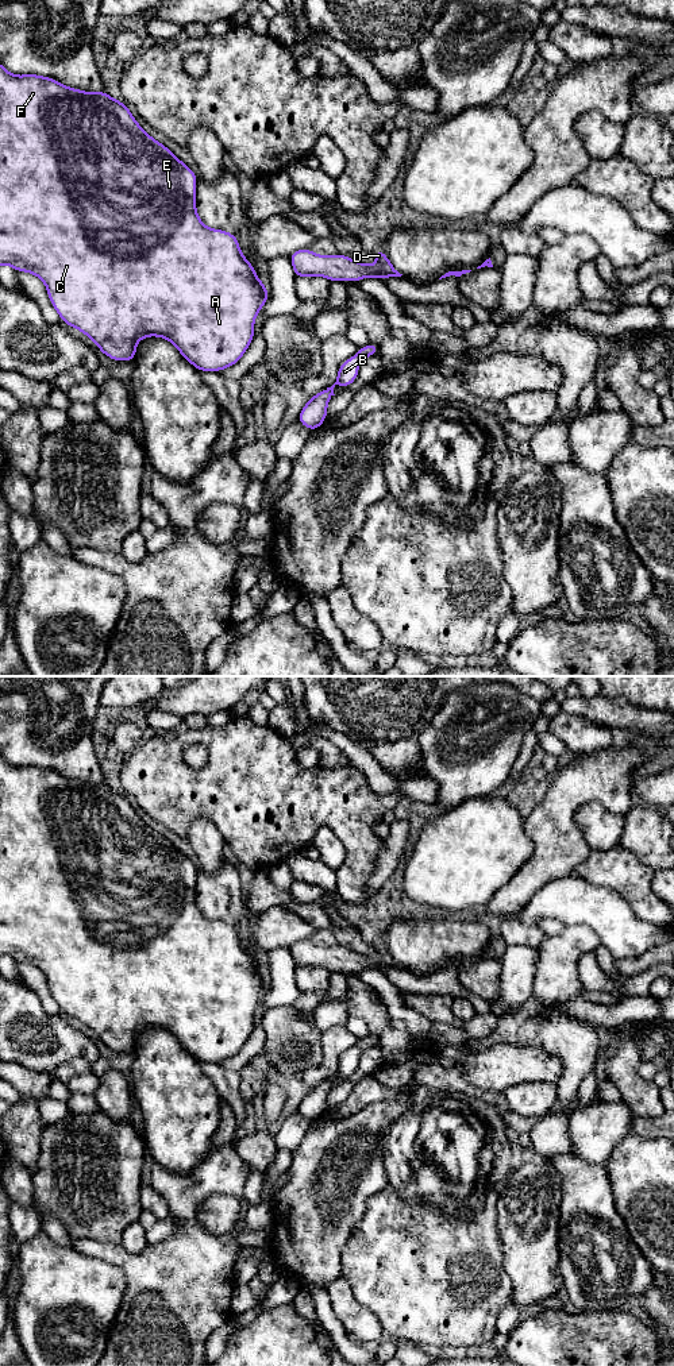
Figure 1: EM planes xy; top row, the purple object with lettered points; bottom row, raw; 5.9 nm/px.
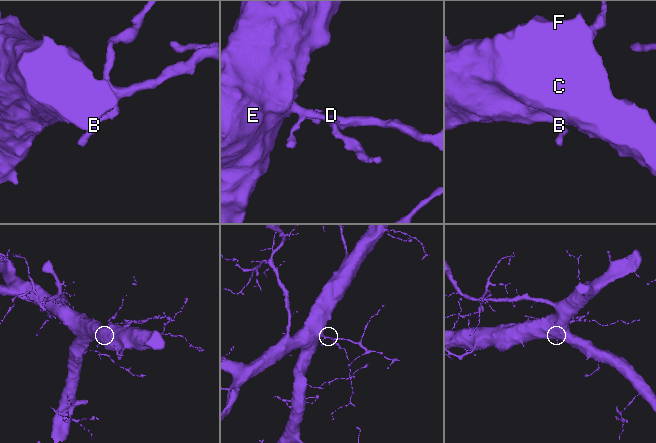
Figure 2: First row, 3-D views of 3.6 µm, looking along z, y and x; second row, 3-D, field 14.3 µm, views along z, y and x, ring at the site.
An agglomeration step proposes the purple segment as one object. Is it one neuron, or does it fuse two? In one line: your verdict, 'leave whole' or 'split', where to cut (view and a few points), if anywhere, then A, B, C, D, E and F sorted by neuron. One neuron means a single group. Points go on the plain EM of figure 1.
leave whole | no cut | A B C D E F

